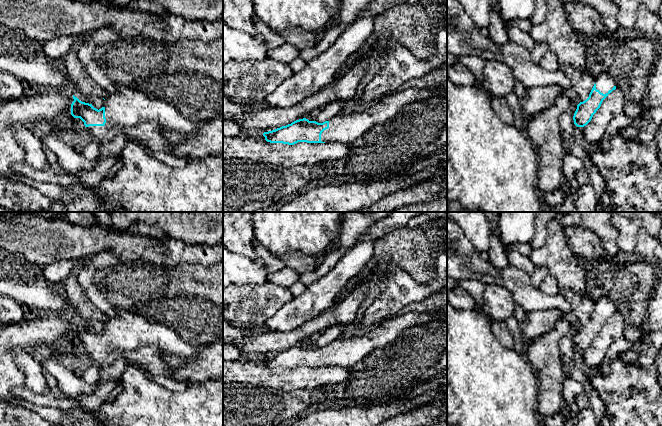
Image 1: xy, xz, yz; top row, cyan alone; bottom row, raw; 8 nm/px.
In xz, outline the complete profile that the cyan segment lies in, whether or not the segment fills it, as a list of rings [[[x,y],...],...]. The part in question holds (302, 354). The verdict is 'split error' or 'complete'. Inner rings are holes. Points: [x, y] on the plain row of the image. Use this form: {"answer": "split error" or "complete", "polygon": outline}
{"answer": "split error", "polygon": [[[410,311],[398,317],[382,320],[378,325],[371,327],[365,335],[338,338],[323,347],[303,342],[264,356],[263,360],[267,366],[288,369],[298,366],[352,368],[374,350],[386,349],[393,345],[406,329],[438,320],[439,316],[439,313]]]}

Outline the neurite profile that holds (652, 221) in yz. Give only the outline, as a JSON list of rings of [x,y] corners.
[[[610,212],[628,218],[638,218],[643,222],[643,227],[647,232],[657,237],[662,227],[662,212]]]

